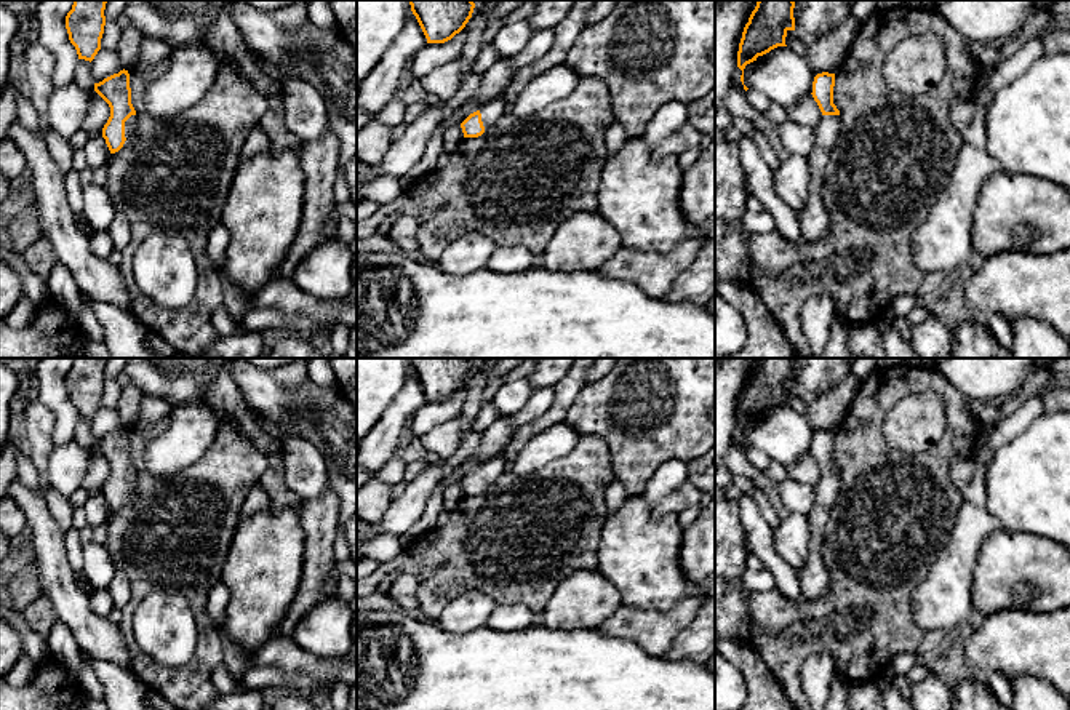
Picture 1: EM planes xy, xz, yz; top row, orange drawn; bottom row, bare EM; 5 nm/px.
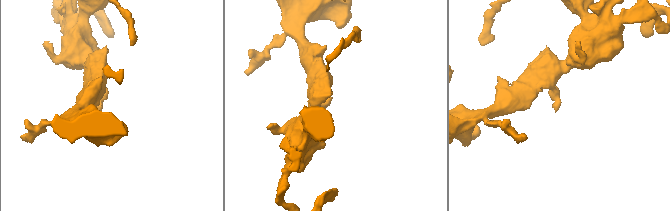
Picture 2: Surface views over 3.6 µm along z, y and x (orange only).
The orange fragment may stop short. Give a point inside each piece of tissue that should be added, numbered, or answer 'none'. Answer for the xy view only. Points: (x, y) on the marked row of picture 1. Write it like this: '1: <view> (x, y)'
1: xy (130, 125)

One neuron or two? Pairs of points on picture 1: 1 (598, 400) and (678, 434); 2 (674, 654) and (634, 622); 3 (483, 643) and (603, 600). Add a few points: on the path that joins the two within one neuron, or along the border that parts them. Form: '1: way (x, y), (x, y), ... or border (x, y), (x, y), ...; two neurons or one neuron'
1: way (618, 408), (650, 408), (659, 418); one neuron
2: border (691, 619), (662, 656); two neurons
3: border (539, 622), (549, 627), (578, 629); two neurons

